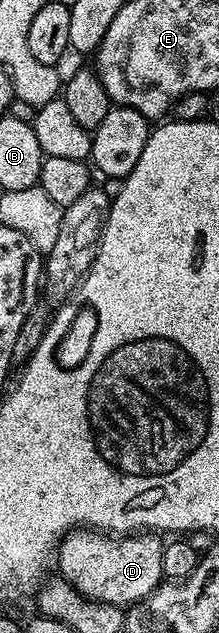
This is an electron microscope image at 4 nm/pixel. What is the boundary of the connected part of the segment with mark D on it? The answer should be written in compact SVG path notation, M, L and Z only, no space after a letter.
M75 529L58 544L56 567L86 599L110 603L123 609L141 603L163 582L163 540L154 533L115 537L97 529Z

